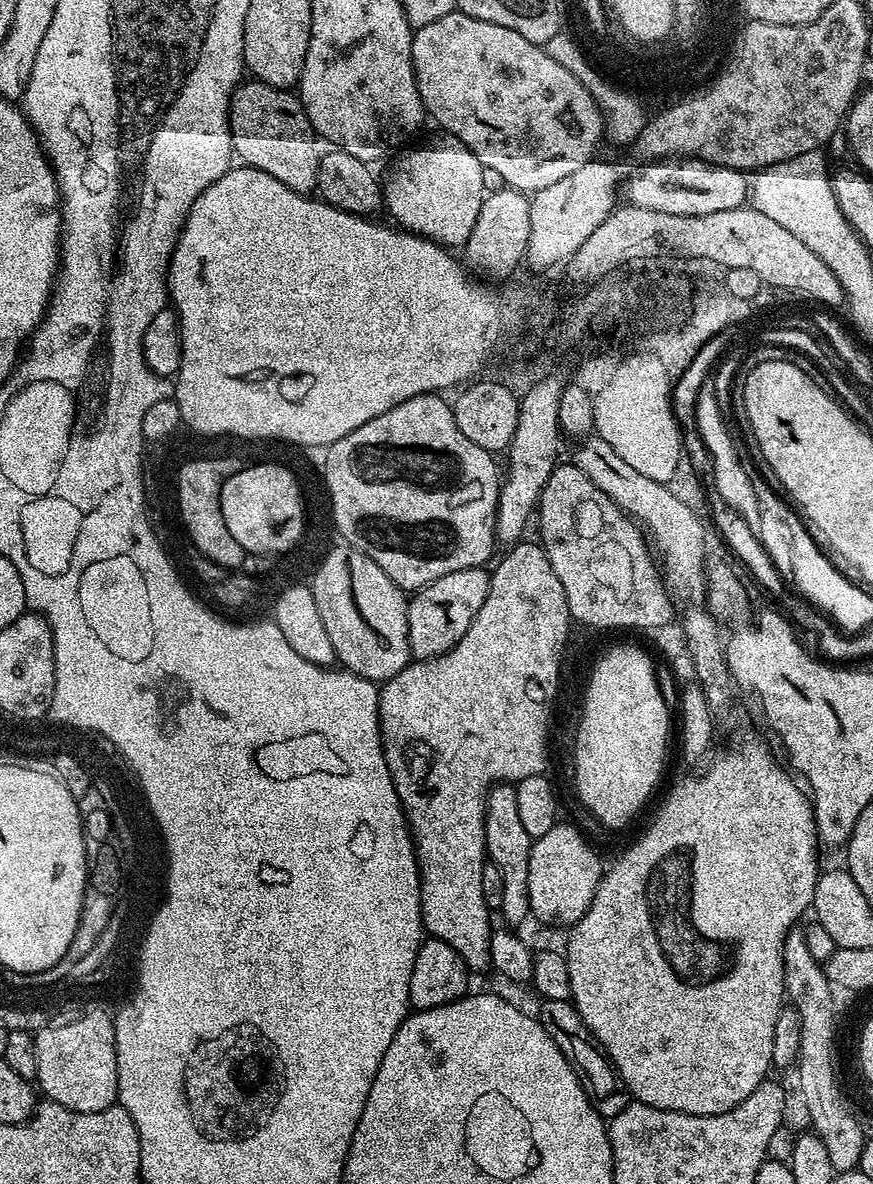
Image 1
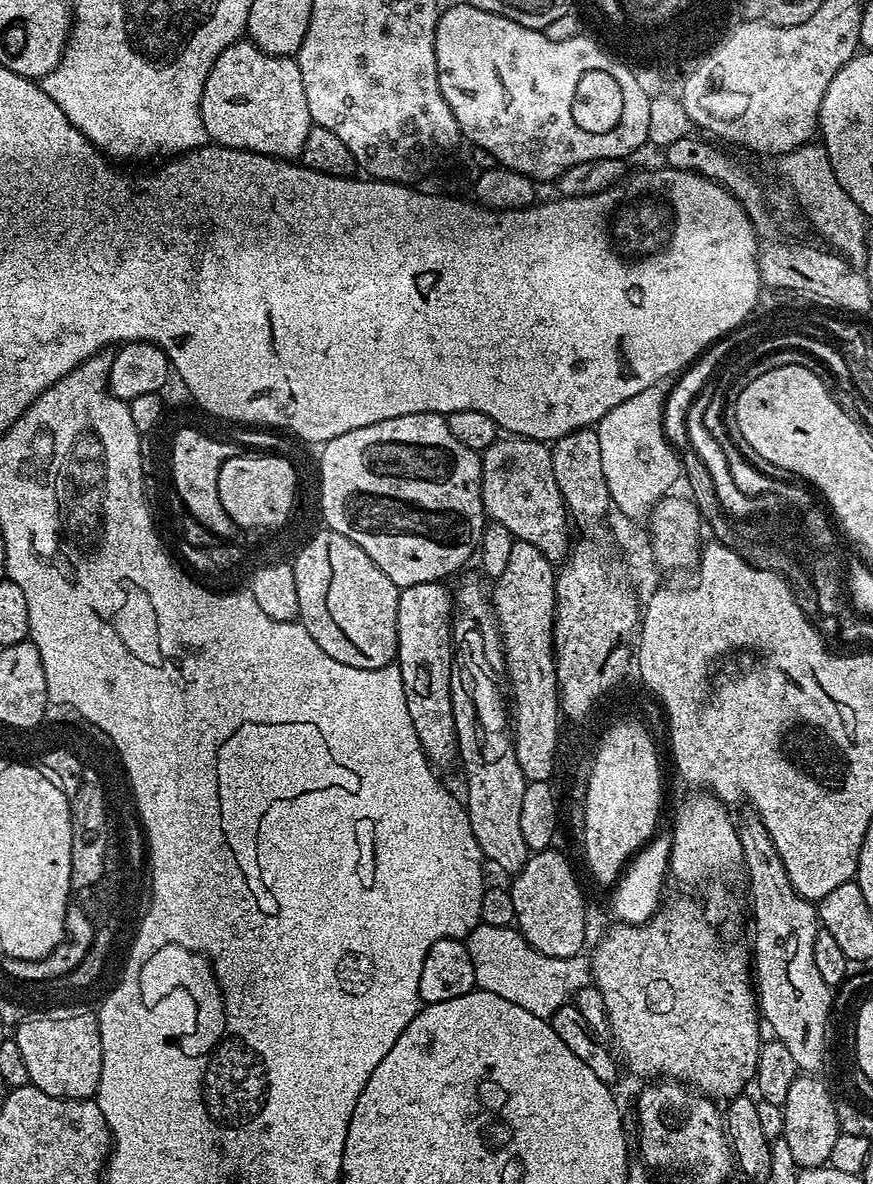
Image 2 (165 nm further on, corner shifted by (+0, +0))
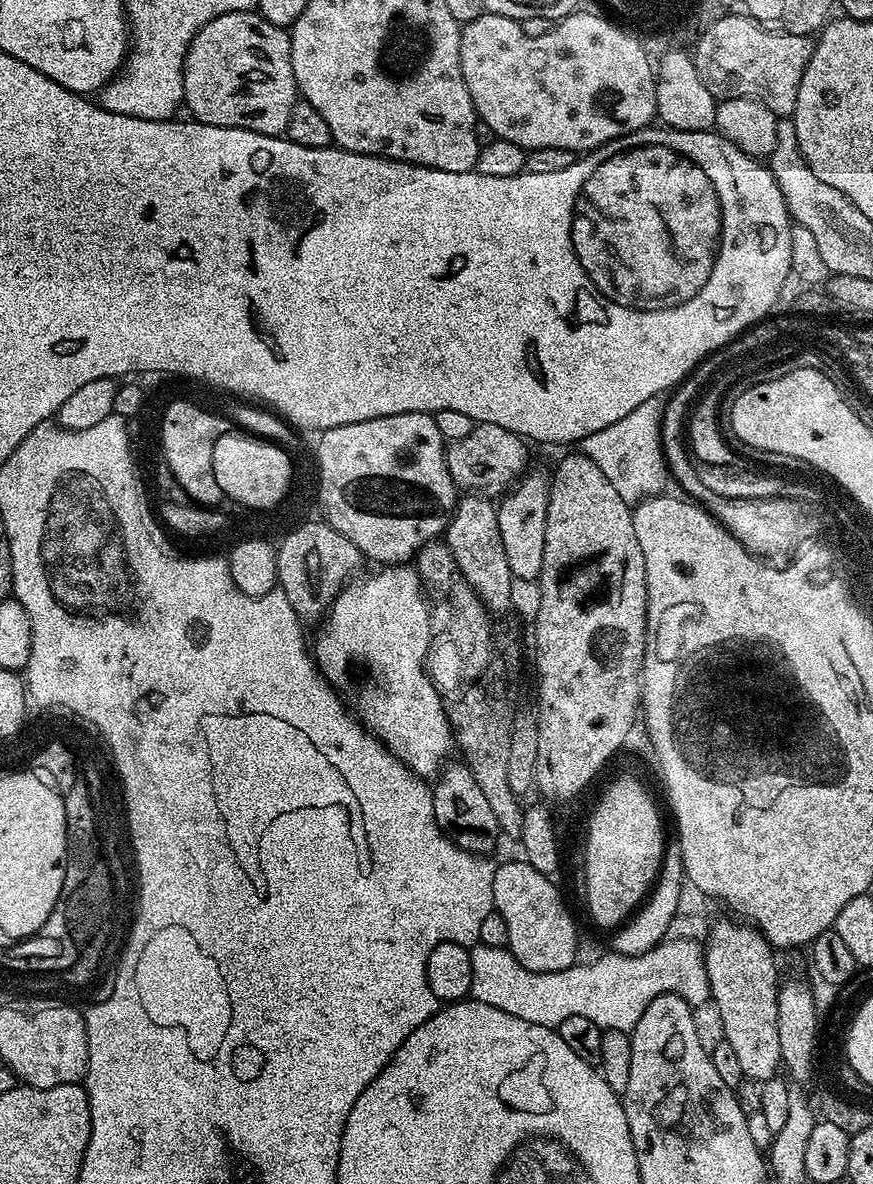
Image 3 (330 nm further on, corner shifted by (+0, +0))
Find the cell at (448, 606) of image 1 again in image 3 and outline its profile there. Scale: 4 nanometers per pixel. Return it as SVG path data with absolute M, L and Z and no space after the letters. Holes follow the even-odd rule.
M464 762L451 764L449 763L443 769L442 775L435 781L437 784L434 784L432 788L434 818L440 829L444 831L445 836L453 840L462 850L487 857L492 854L488 852L495 850L496 839L501 839L502 836L498 820L494 818L489 801L482 794L481 787L474 780L474 774L471 773L467 765Z

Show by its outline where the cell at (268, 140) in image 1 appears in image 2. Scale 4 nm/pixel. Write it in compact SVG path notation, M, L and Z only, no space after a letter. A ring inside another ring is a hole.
M247 38L232 44L214 62L202 90L202 126L208 140L221 148L257 152L273 156L276 160L292 160L299 157L302 146L306 146L306 134L310 134L313 122L310 106L306 102L306 90L302 86L302 70L296 59L290 56L271 56Z

